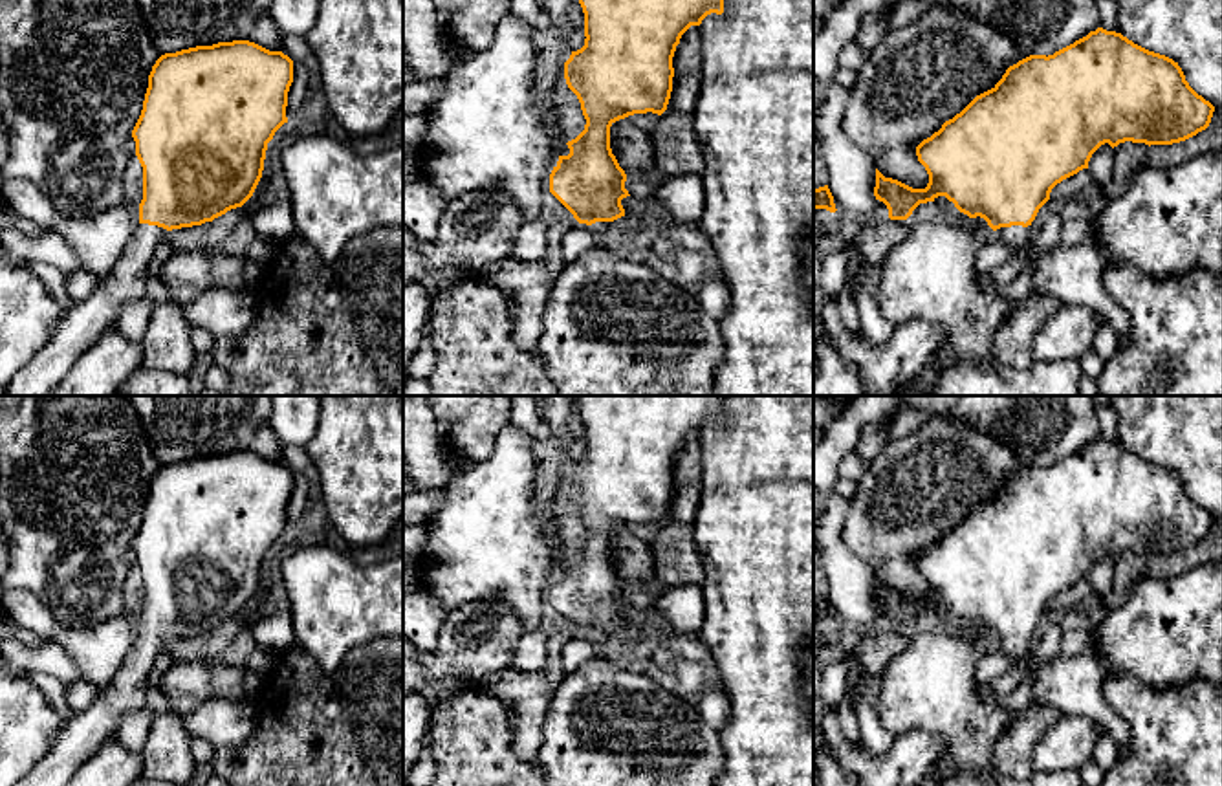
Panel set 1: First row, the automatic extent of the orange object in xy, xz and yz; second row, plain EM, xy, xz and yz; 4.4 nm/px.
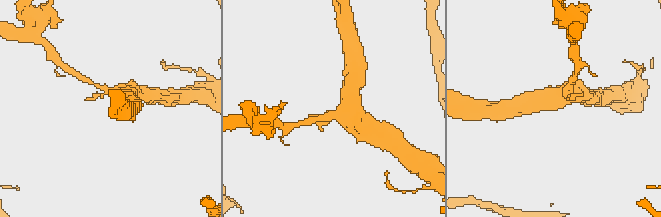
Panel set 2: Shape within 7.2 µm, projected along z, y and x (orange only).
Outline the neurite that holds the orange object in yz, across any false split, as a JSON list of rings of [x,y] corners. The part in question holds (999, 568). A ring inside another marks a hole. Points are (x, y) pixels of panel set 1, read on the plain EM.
[[[1097,438],[1053,465],[1030,465],[1009,476],[1002,489],[987,502],[977,506],[960,524],[945,531],[938,542],[916,557],[918,572],[929,584],[925,599],[912,599],[898,590],[885,588],[876,579],[876,610],[889,619],[890,630],[907,630],[920,614],[945,606],[969,628],[984,628],[995,647],[1017,663],[1031,654],[1026,638],[1050,610],[1052,599],[1063,590],[1088,579],[1092,564],[1105,553],[1173,555],[1206,540],[1215,517],[1198,506],[1178,473],[1149,462],[1121,443]]]

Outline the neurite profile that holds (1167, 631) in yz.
[[[1222,559],[1173,577],[1140,577],[1090,639],[1107,660],[1107,676],[1127,674],[1158,691],[1196,680],[1222,683]]]

